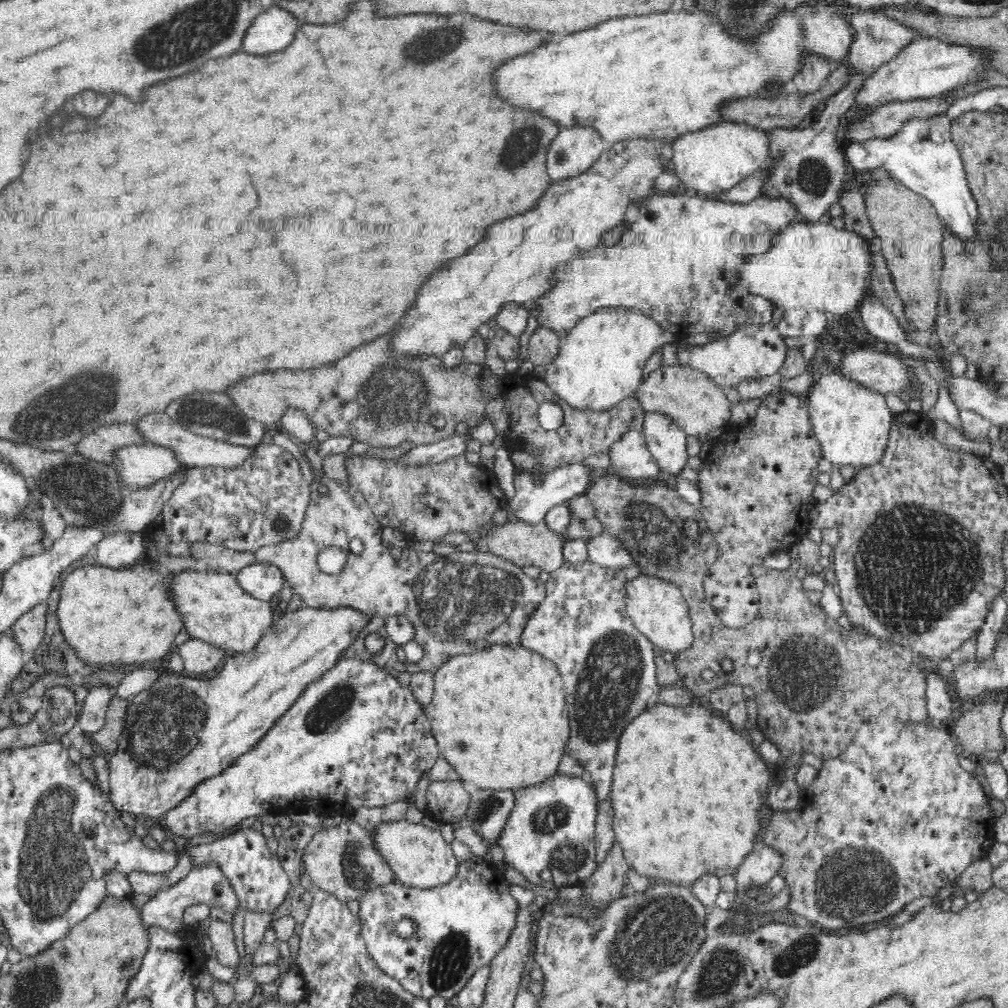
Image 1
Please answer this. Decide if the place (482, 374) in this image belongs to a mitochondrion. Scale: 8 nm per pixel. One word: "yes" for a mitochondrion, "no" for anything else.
no

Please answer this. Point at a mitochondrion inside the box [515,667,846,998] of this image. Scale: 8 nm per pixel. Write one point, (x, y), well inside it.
(661, 931)

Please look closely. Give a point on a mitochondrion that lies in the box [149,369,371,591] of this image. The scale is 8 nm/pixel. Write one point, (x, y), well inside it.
(193, 412)

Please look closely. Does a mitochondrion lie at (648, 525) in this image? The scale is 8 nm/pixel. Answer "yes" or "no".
yes

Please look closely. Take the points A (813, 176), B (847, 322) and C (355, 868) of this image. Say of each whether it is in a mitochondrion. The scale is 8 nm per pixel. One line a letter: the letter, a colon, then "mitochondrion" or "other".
A: mitochondrion
B: other
C: mitochondrion

